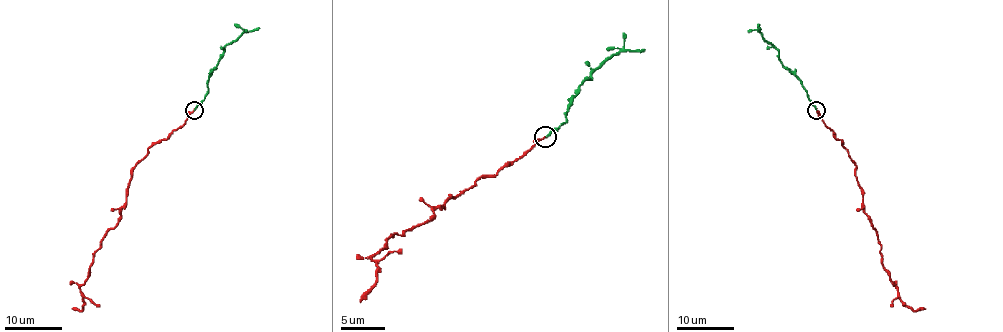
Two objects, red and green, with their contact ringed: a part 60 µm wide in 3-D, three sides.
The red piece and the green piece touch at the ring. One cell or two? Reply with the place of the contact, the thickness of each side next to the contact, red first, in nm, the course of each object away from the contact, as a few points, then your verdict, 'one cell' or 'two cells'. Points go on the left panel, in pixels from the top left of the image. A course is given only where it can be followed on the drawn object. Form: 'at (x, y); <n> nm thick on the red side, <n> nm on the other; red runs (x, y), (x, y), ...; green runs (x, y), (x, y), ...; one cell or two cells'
at (194, 110); 160 nm thick on the red side, 160 nm on the other; red runs (194, 110), (134, 168), (120, 221), (107, 232), (79, 287), (84, 305), (72, 308); green runs (194, 110), (207, 91), (209, 74), (219, 63), (223, 48), (243, 32), (259, 27); one cell

